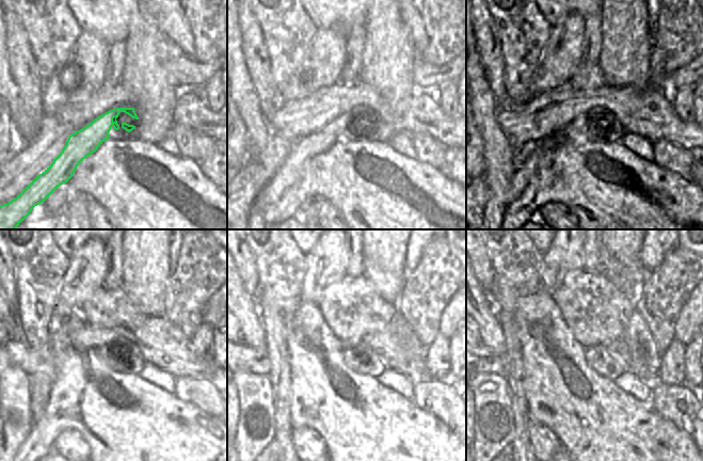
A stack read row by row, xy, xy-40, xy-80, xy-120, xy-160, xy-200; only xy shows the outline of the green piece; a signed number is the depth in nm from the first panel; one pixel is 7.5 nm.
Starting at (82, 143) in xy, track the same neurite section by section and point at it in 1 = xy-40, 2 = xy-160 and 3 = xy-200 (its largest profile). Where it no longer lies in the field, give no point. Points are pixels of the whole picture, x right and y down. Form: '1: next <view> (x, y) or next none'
1: next xy-40 (357, 118)
2: next xy-160 (362, 360)
3: next xy-200 (600, 358)

